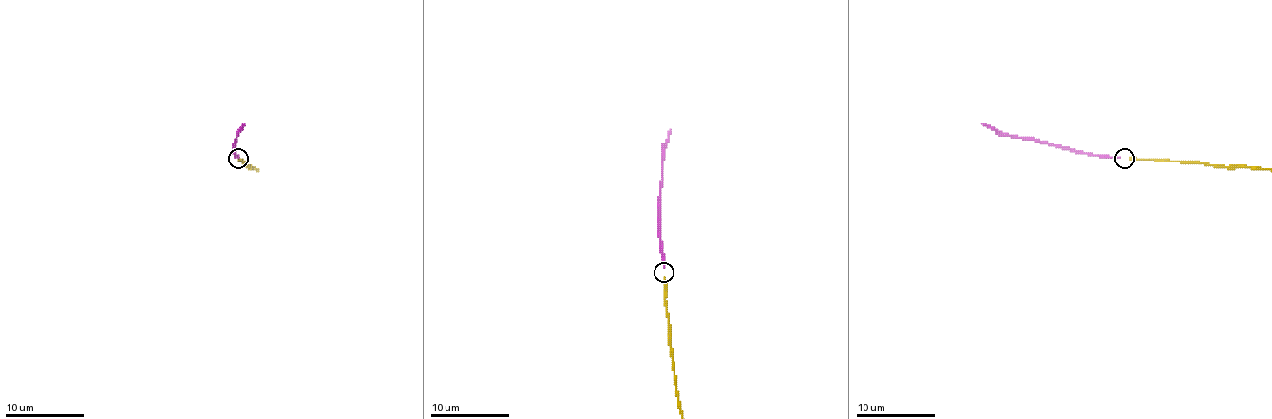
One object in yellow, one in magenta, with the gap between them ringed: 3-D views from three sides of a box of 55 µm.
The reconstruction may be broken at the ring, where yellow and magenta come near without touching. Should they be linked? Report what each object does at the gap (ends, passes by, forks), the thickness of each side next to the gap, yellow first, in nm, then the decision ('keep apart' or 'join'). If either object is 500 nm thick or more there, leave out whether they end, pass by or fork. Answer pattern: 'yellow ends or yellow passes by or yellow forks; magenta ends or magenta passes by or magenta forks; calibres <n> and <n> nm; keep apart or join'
yellow ends; magenta ends; calibres 180 and 180 nm; join

